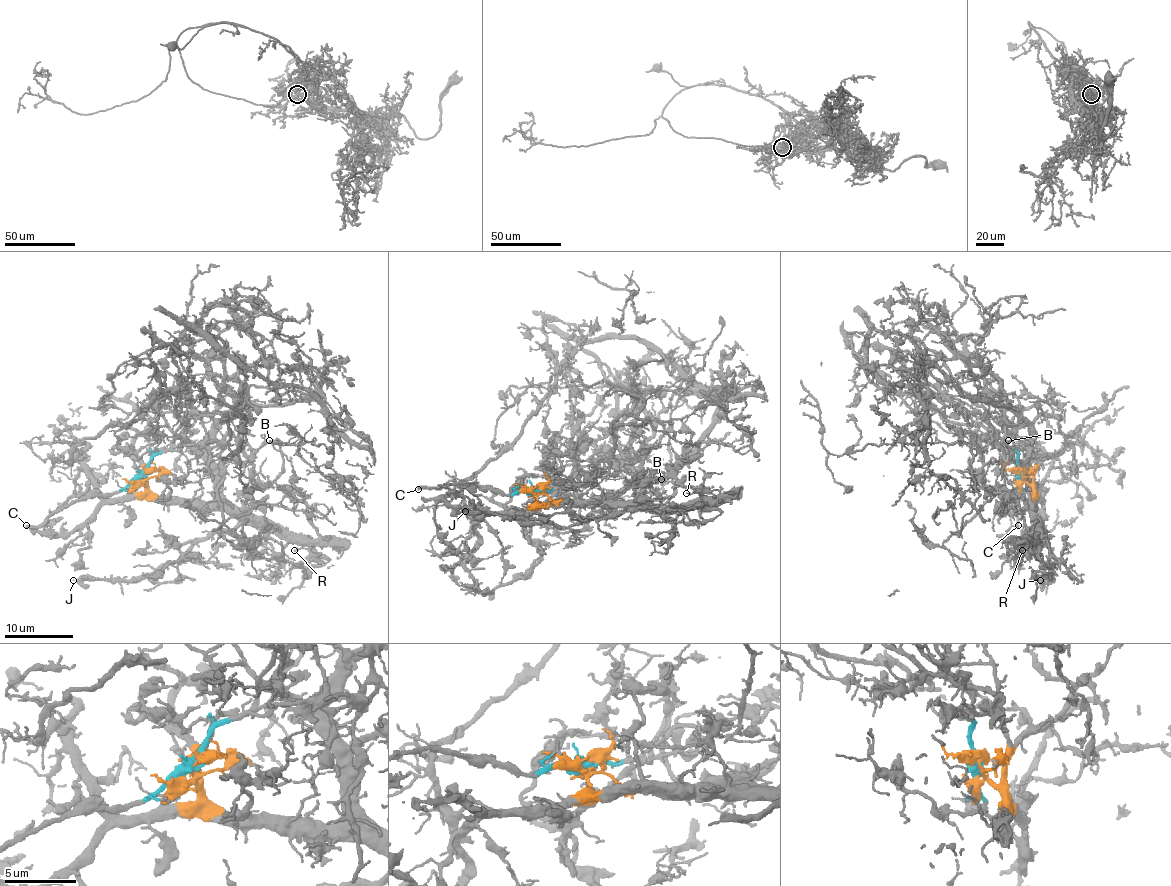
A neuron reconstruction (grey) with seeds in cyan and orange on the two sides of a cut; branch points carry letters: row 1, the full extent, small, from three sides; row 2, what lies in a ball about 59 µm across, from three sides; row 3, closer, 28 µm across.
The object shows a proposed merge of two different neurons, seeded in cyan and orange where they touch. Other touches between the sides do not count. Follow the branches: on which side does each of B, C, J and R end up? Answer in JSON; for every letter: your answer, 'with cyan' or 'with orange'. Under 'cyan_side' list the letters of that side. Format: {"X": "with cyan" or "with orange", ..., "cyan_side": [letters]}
{"B": "with orange", "C": "with cyan", "J": "with orange", "R": "with orange", "cyan_side": ["C"]}

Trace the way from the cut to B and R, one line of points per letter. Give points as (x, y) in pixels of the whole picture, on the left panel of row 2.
B: (143, 475), (143, 484), (160, 497), (198, 499), (240, 509), (249, 494), (282, 472), (283, 460), (270, 441)
R: (143, 475), (143, 484), (160, 497), (229, 502), (283, 526), (309, 547), (293, 550)

